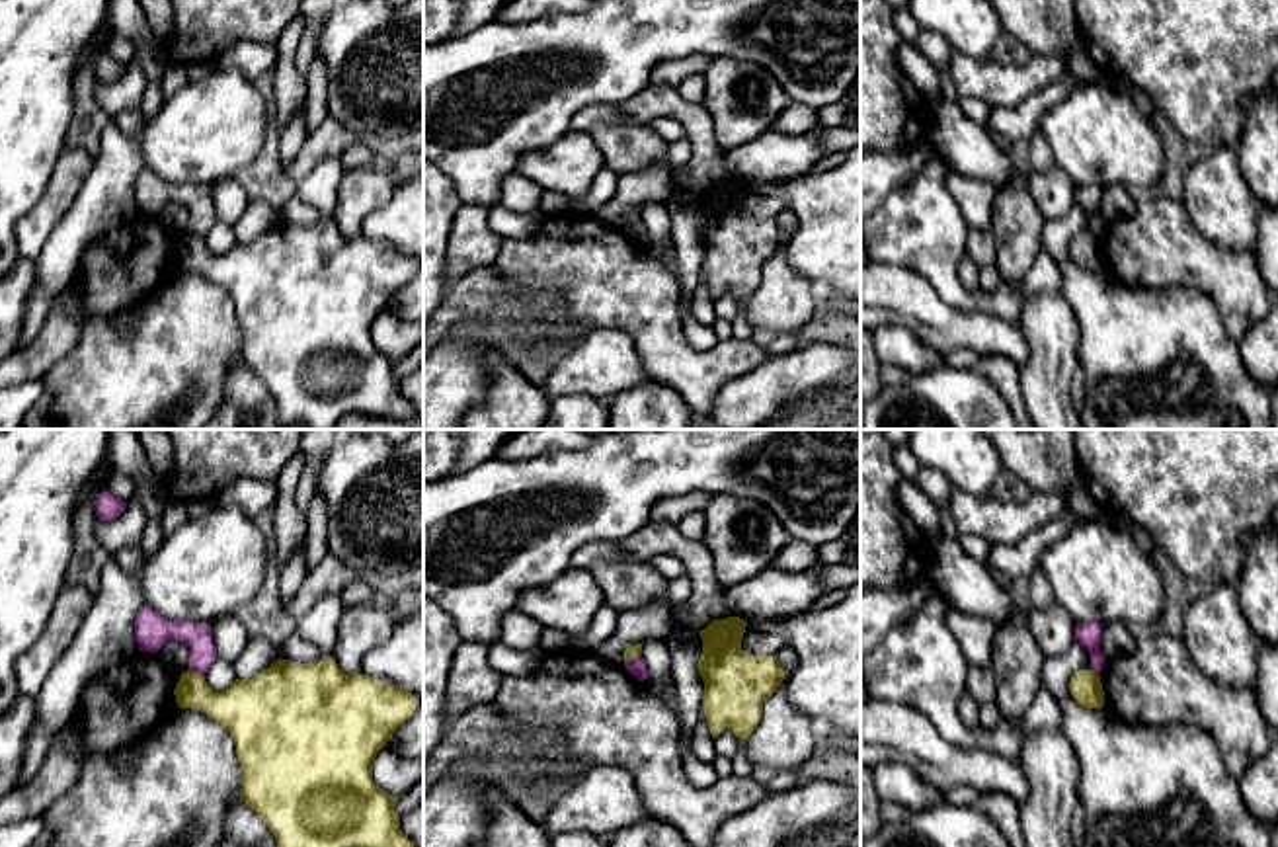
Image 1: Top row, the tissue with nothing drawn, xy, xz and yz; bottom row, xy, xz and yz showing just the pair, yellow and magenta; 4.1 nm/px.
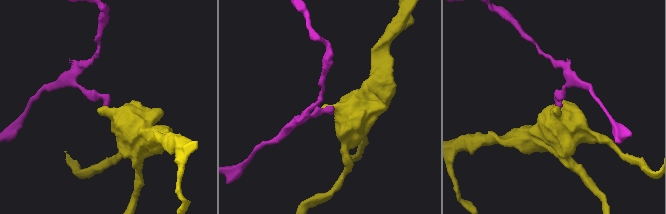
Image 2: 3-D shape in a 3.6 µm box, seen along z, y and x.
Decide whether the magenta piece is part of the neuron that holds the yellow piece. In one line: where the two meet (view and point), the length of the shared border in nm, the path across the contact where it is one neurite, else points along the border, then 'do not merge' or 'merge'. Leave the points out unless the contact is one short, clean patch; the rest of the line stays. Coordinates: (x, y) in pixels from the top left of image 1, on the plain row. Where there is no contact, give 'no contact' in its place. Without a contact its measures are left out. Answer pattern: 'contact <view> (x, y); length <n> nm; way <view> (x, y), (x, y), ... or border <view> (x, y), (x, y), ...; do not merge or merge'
contact xz (633, 221); length 80 nm; border xz (640, 217), (625, 227); do not merge

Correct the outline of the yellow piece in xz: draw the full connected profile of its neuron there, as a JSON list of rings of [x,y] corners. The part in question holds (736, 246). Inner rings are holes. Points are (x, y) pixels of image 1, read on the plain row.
[[[728,180],[699,193],[702,217],[697,226],[704,244],[702,273],[712,301],[726,291],[745,302],[759,287],[763,265],[784,242],[777,219],[741,213],[747,183]]]

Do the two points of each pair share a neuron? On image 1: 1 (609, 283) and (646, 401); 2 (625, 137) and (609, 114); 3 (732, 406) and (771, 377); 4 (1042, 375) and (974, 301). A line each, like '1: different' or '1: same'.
1: different
2: different
3: same
4: different

